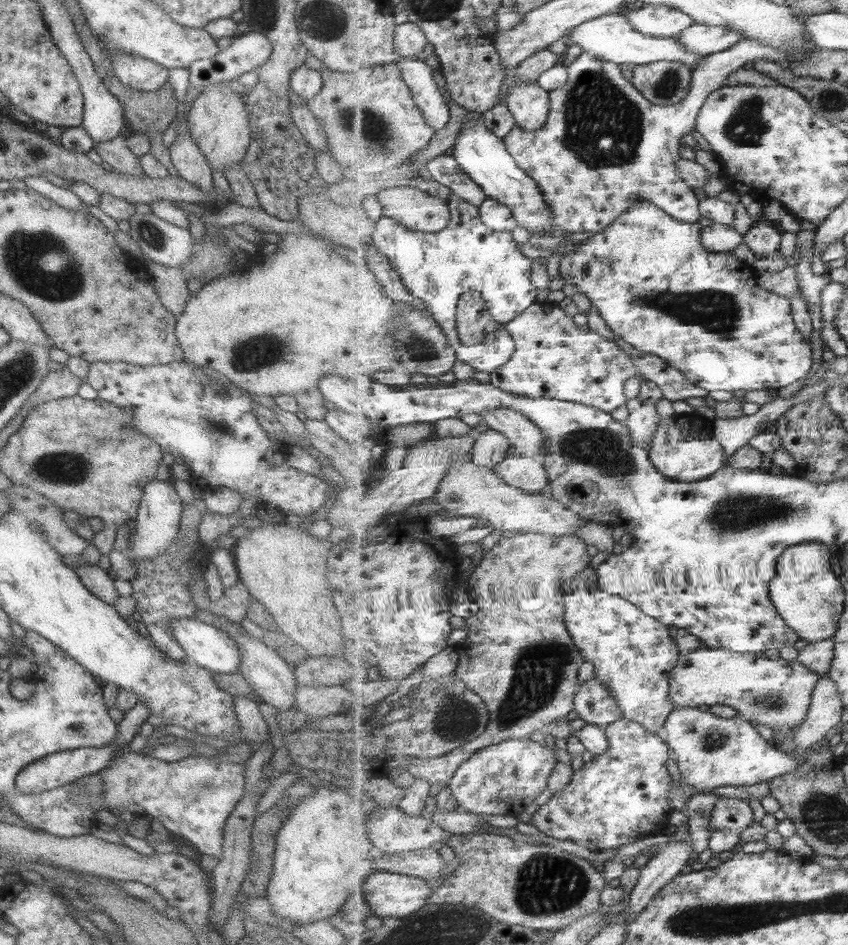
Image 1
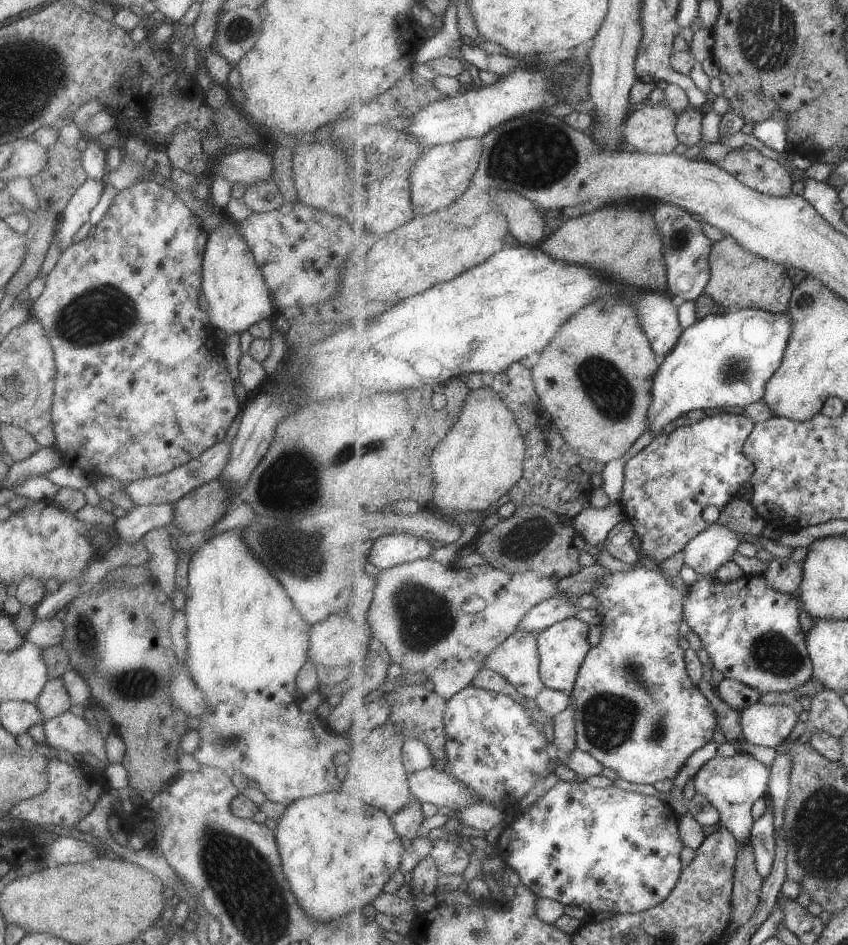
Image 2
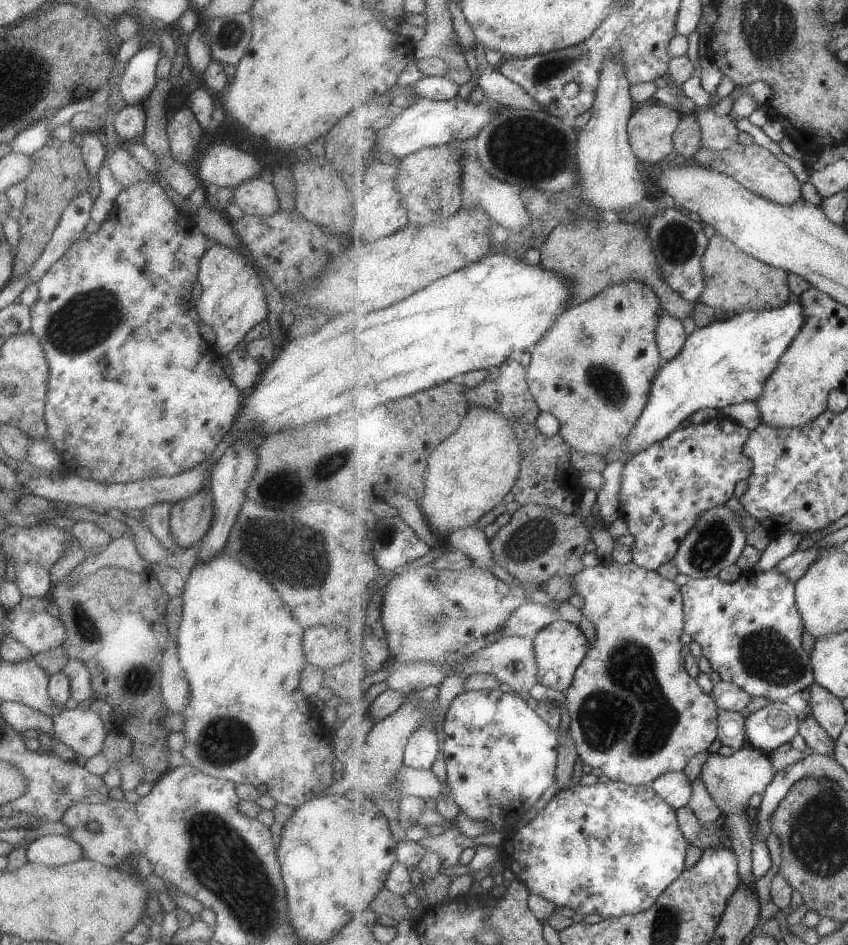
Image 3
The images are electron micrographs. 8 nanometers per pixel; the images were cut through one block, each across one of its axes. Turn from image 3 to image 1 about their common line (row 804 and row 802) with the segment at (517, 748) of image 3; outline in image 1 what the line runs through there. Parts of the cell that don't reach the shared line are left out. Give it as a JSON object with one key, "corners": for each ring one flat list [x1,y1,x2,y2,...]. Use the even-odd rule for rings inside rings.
{"corners":[[528,739,509,740,477,752,457,770,449,788,462,810,505,816,510,813,517,818,534,808,533,800,546,789,557,762,557,756,545,743]]}

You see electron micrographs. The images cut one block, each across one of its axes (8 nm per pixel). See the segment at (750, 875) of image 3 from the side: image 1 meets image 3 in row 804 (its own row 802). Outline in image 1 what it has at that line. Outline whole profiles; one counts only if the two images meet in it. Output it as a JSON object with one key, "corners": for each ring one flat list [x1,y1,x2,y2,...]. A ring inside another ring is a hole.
{"corners":[[720,797,709,825,709,836,713,832,737,832,741,835,754,823,753,810,746,800]]}

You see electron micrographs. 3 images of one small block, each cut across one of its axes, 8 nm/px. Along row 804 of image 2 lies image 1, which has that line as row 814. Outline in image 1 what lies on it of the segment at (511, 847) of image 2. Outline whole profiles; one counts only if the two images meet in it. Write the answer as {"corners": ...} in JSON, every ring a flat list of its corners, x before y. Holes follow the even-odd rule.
{"corners":[[623,717,605,730,609,750,601,756,595,756,591,762,583,763,563,790,553,793,546,803,531,810,531,825,535,829,553,839,569,840,584,846,592,852,607,852,643,838,663,835,663,831,670,826,667,818,672,811,670,792,674,783,667,768,667,760,672,752,664,735,649,732,639,722]]}

